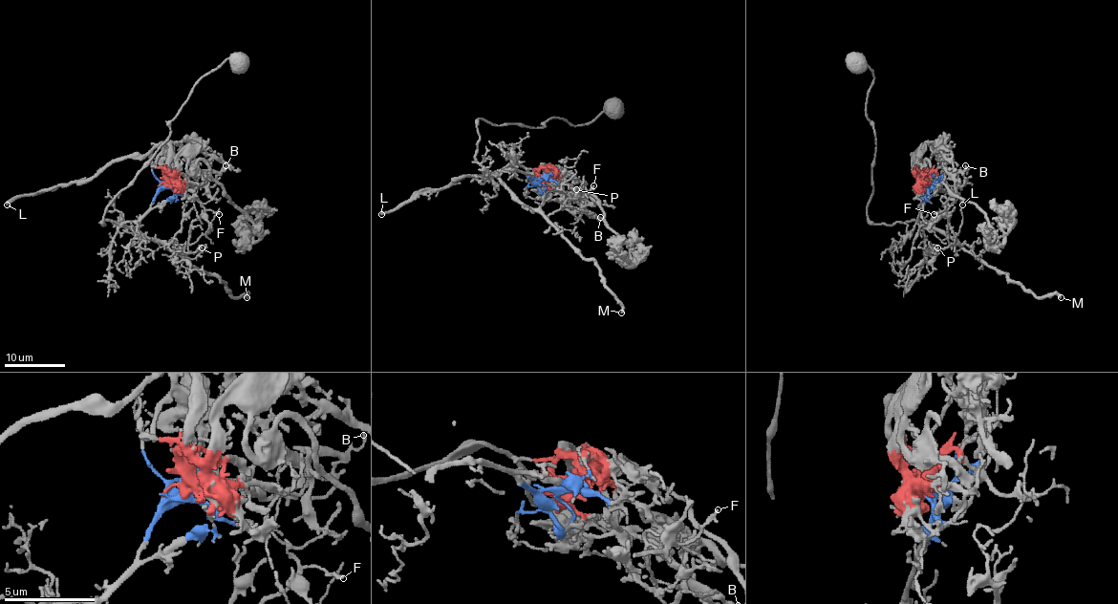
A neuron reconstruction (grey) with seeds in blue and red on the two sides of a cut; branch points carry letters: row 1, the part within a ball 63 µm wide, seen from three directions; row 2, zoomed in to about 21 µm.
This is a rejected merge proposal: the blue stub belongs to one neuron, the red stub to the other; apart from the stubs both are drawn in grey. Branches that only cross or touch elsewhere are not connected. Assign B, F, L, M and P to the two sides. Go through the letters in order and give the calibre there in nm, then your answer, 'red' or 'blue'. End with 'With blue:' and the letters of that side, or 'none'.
B: calibre 120 nm; red
F: calibre 190 nm; blue
L: calibre 320 nm; red
M: calibre 280 nm; blue
P: calibre 240 nm; blue
With blue: F, M, P

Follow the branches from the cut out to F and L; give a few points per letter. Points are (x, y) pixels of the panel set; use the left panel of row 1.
F: (165, 183), (137, 220), (124, 223), (172, 250), (173, 245), (186, 243), (191, 223), (206, 209), (219, 214)
L: (165, 183), (168, 145), (158, 142), (144, 155), (129, 155), (94, 175), (67, 185), (21, 194), (6, 204)

